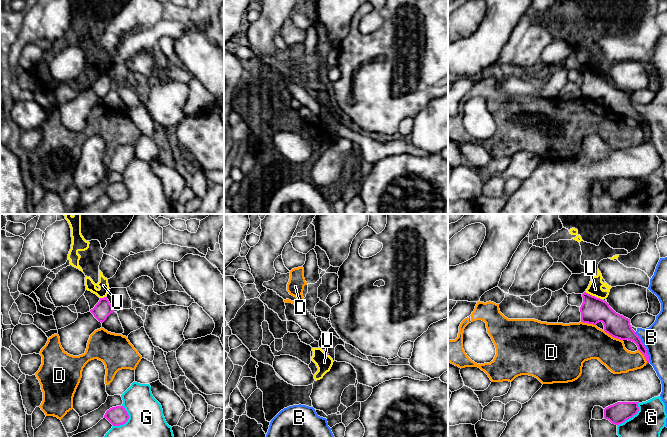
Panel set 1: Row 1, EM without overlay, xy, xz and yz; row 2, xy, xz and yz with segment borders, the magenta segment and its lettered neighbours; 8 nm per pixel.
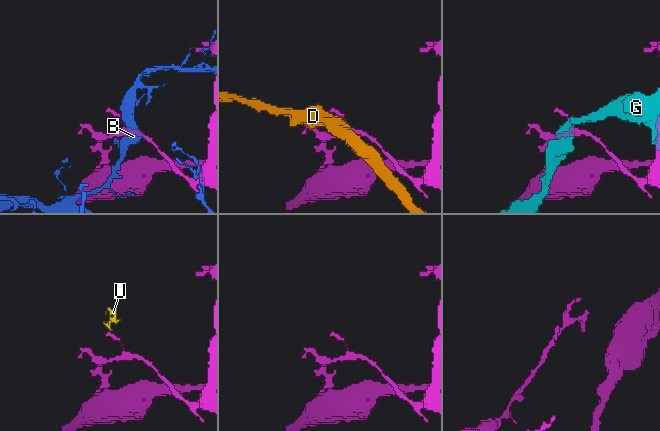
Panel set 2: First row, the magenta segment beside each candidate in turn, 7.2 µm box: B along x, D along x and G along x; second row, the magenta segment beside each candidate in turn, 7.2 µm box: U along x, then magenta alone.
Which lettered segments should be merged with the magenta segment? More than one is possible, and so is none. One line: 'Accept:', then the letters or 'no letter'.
Accept: no letter

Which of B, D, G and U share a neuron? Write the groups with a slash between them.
B / D / G / U

